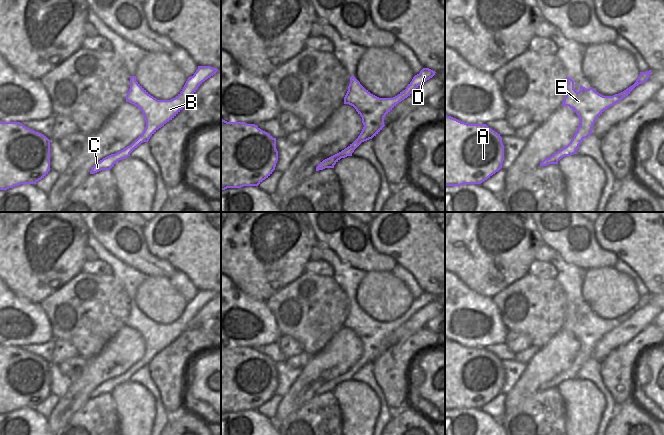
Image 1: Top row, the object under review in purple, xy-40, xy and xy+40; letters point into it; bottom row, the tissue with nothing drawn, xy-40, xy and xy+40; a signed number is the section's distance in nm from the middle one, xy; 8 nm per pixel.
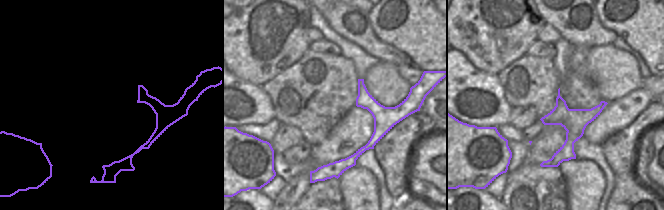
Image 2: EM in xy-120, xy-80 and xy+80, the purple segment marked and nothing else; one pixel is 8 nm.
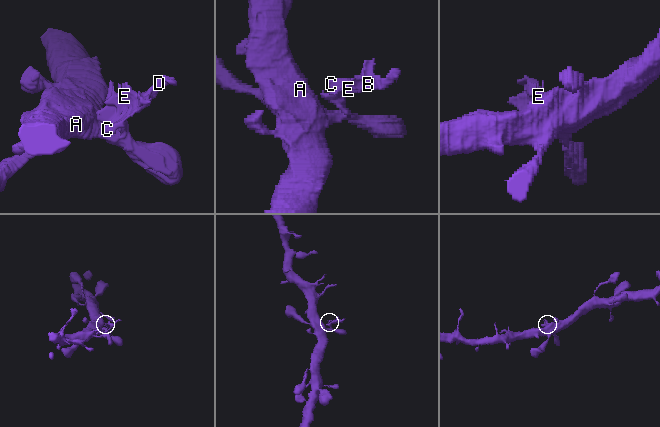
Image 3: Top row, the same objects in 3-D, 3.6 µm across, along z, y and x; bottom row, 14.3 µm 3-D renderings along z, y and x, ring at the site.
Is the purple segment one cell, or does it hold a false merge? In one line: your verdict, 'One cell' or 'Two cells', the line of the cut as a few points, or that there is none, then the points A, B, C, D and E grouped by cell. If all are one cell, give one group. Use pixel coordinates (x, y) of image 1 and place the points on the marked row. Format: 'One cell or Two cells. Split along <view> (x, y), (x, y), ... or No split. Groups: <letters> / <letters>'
Two cells. Split along xy (361, 141), (358, 144), (355, 143). Groups: A C / B D E.

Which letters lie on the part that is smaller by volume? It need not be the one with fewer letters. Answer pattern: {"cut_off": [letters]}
{"cut_off": ["B", "D", "E"]}

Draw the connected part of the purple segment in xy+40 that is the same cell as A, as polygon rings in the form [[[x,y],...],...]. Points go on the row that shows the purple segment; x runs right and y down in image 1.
[[[445,114],[445,186],[481,184],[502,168],[503,161],[500,134],[486,124],[467,124]]]

